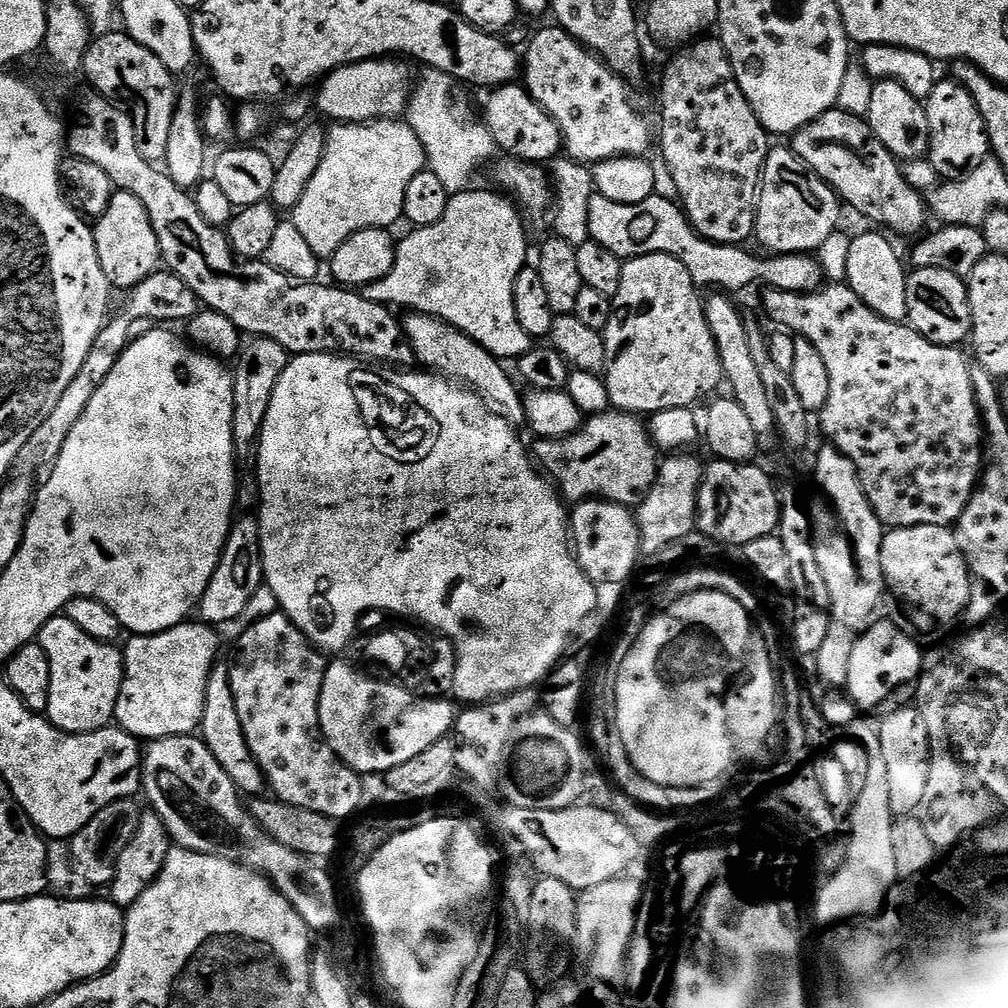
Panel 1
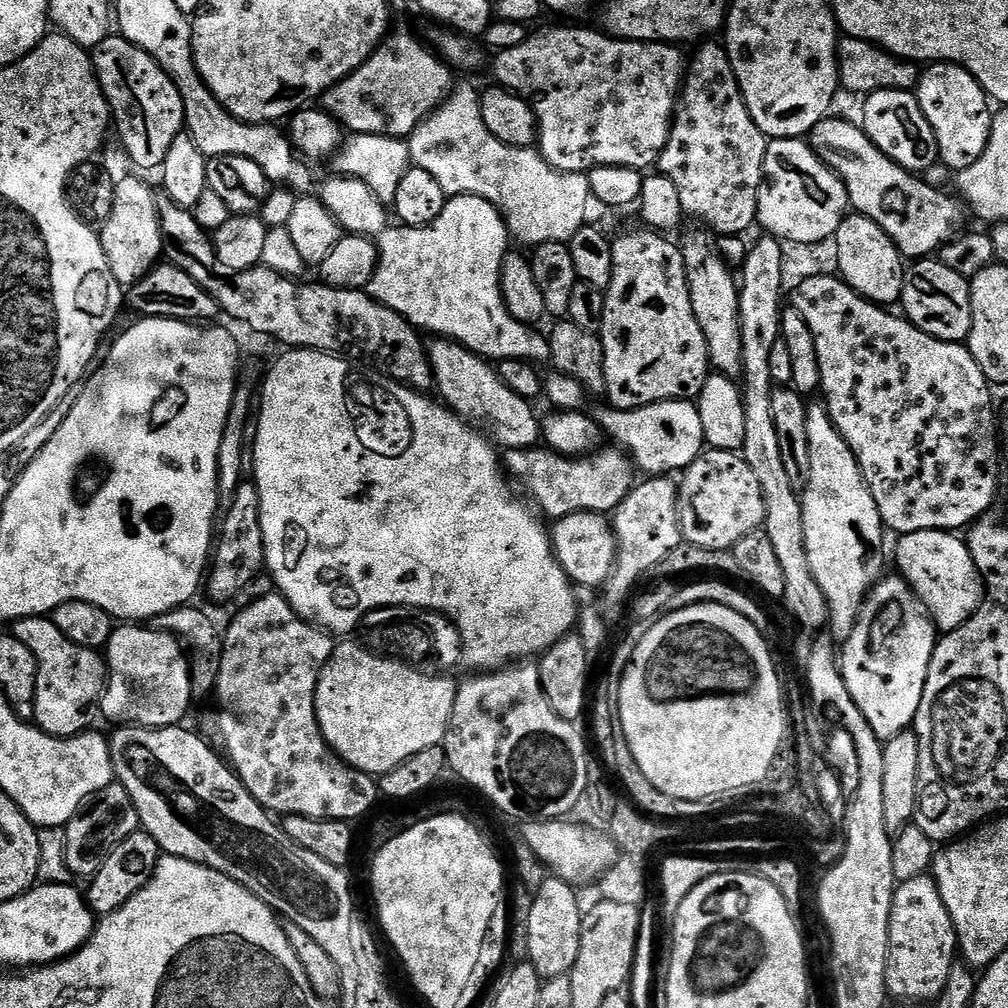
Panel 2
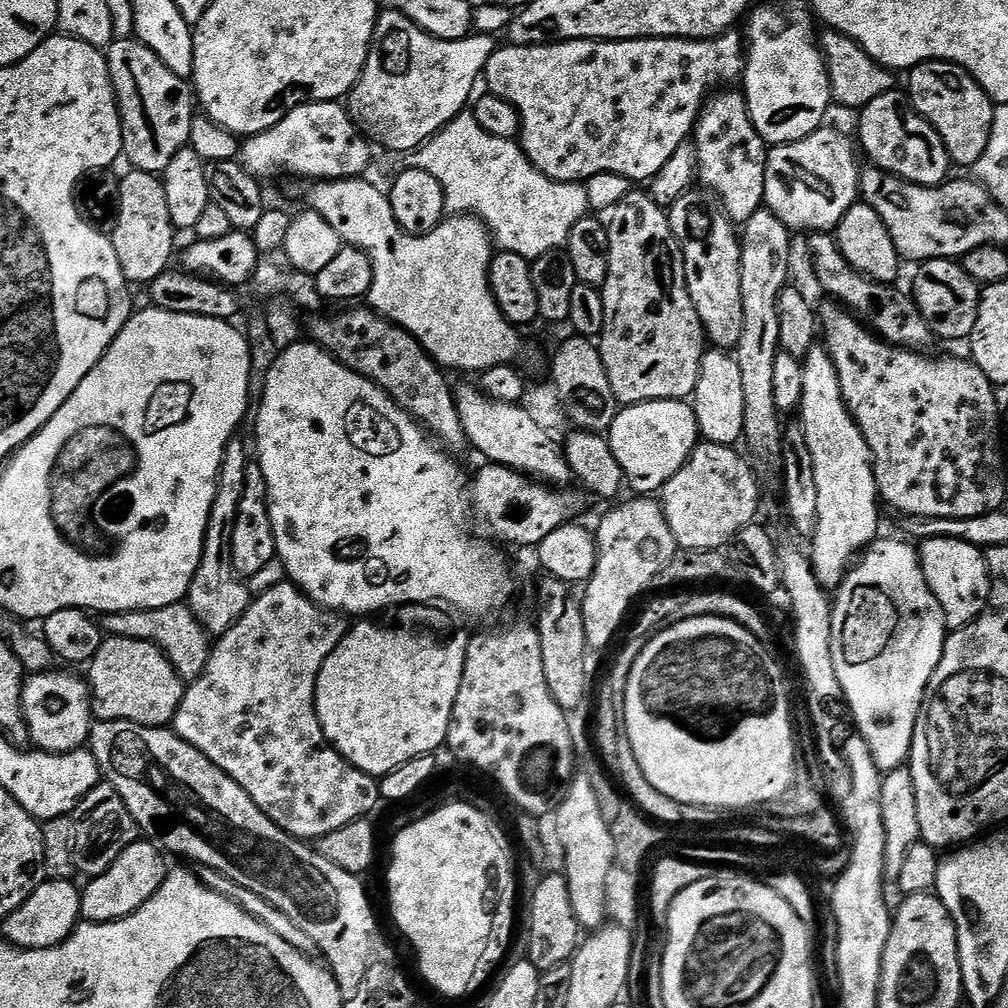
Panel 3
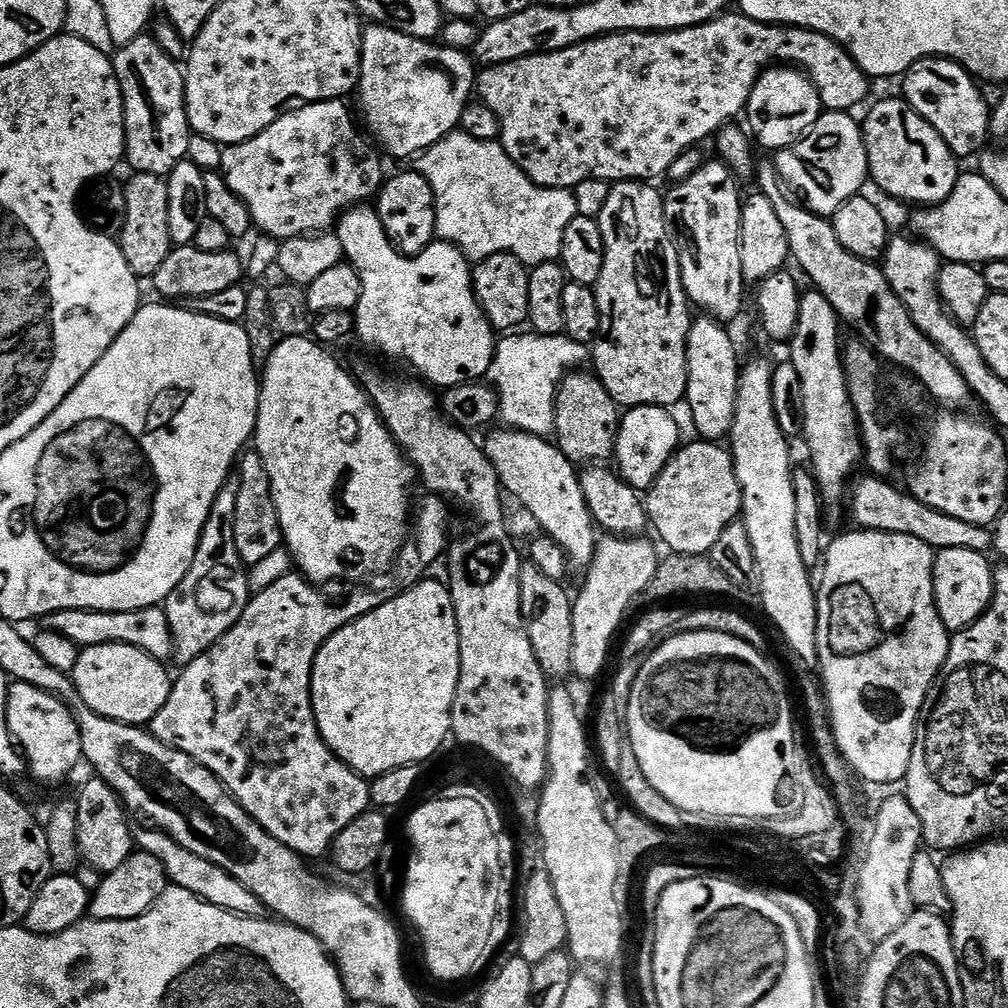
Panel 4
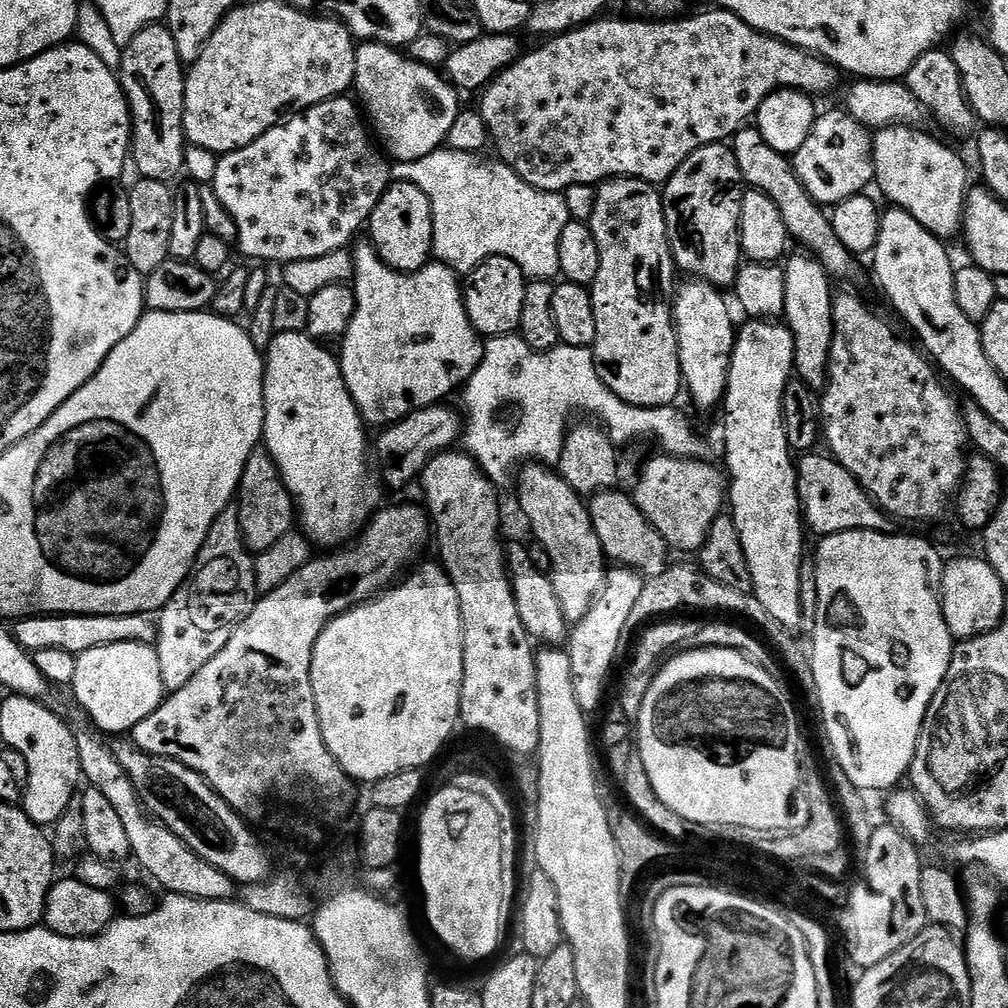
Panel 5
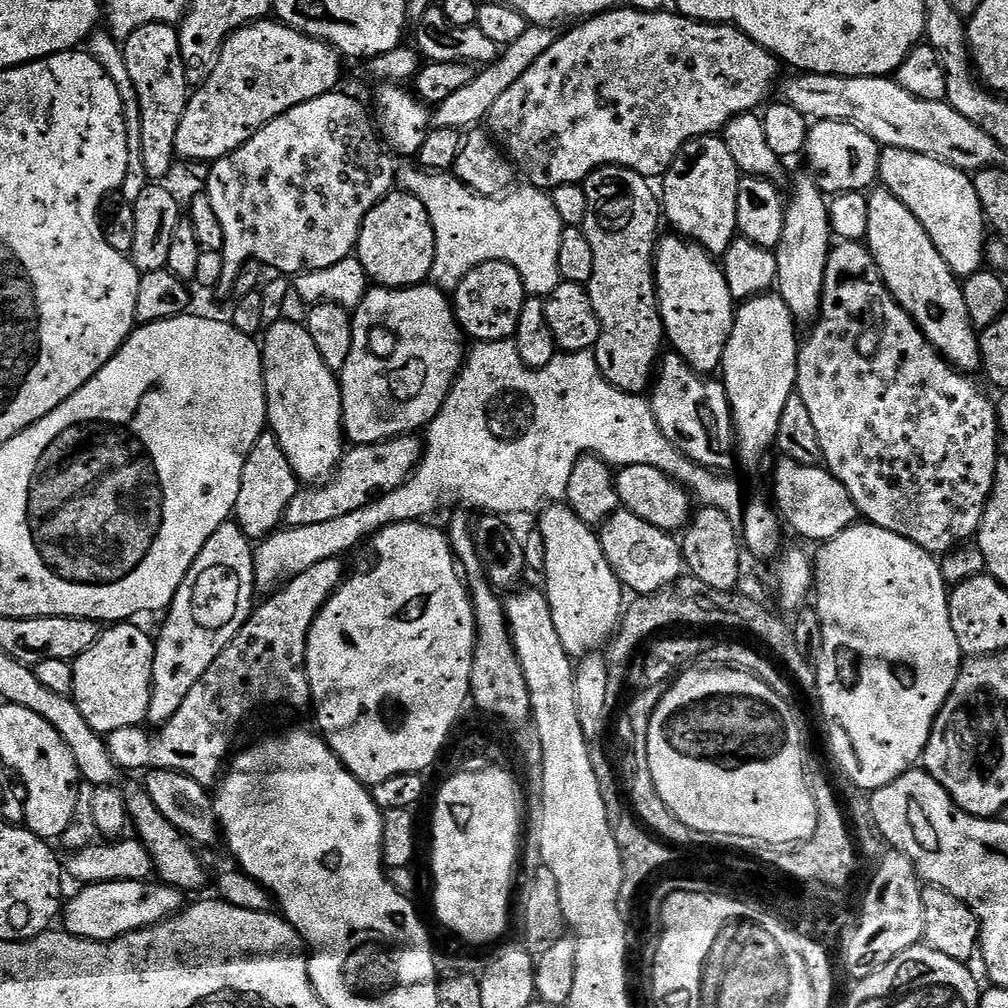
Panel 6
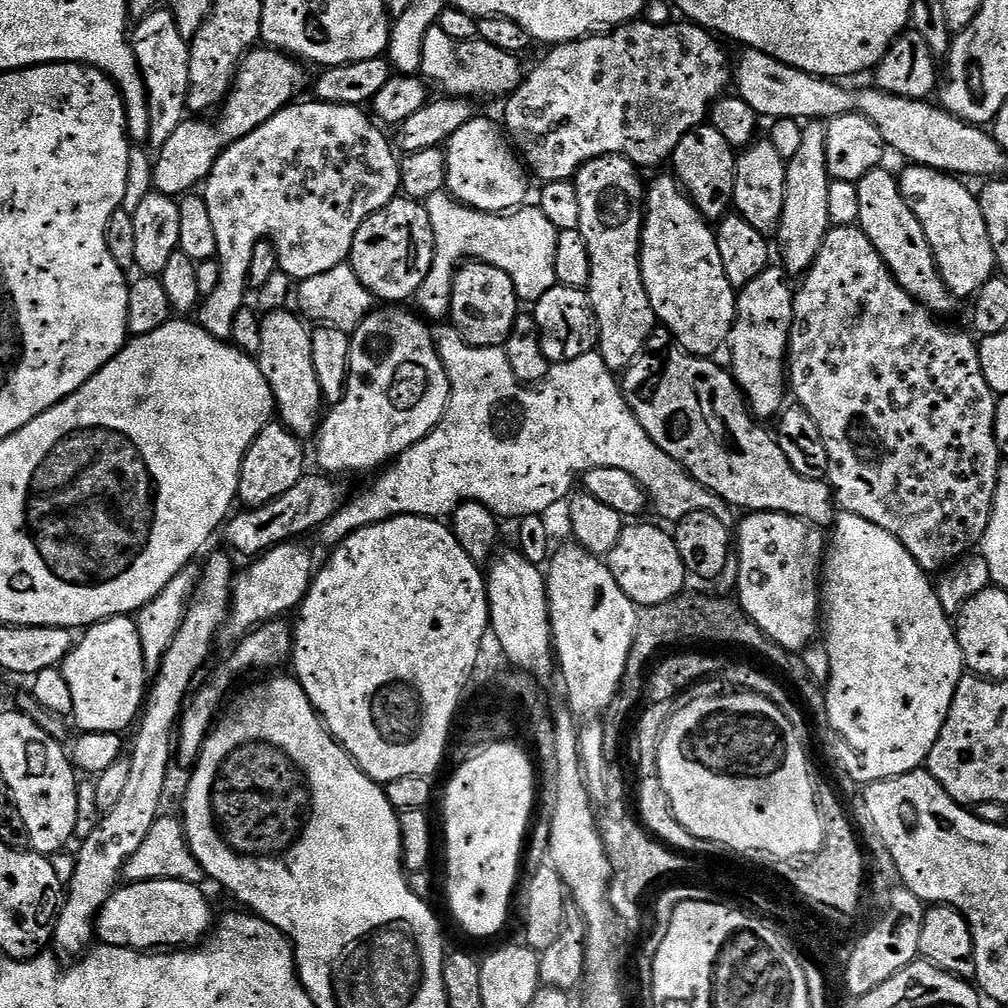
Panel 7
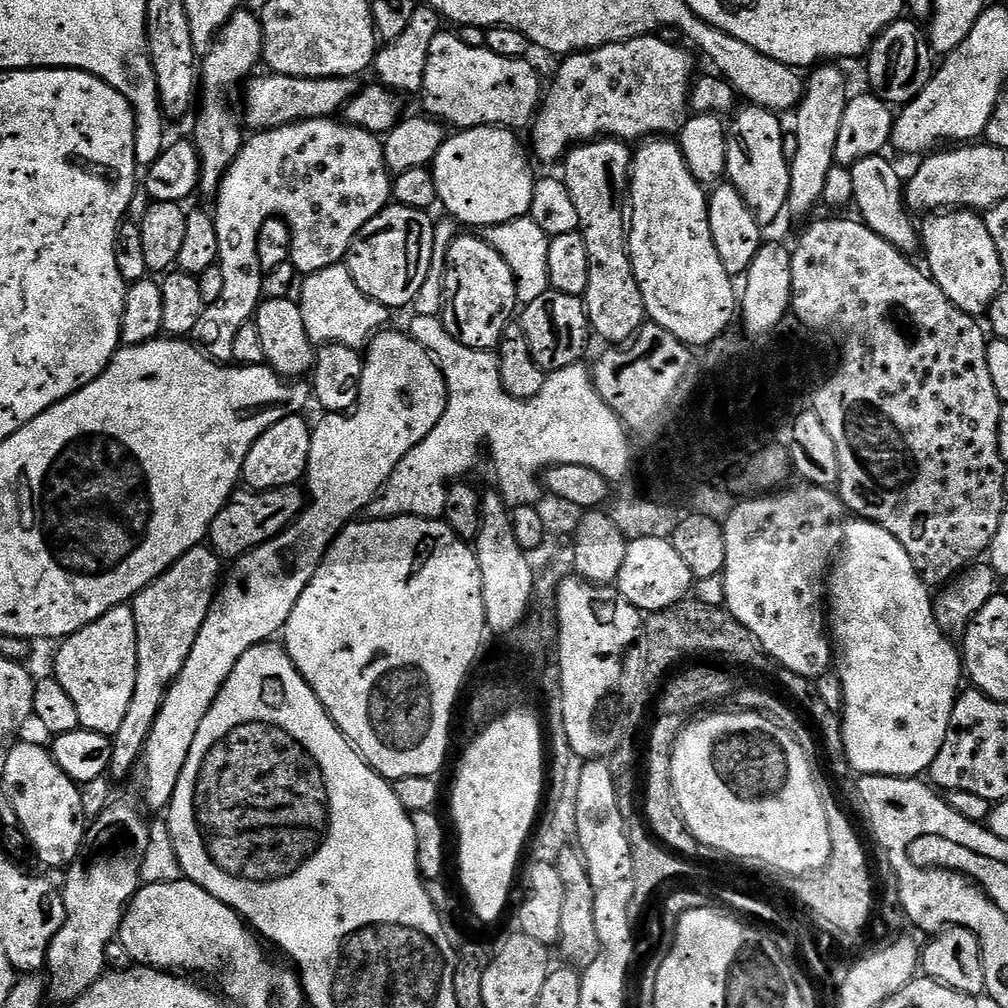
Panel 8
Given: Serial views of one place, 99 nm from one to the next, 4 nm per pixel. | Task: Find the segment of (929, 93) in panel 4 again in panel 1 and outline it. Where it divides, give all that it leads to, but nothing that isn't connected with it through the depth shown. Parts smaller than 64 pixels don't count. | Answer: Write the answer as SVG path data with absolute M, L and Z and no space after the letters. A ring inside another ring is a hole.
M937 79L926 101L926 107L930 126L930 146L926 158L941 177L962 176L974 166L989 159L988 131L982 122L982 114L978 114L978 106L974 106L974 98L970 98L968 91L957 80Z

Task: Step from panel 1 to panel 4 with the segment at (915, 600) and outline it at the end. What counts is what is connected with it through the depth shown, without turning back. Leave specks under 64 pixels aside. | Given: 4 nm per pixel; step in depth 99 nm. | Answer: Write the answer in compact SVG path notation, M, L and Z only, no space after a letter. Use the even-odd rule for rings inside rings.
M942 550L936 552L934 562L934 598L936 609L949 633L971 628L974 621L990 606L994 594L993 565L988 565L989 557L974 550Z

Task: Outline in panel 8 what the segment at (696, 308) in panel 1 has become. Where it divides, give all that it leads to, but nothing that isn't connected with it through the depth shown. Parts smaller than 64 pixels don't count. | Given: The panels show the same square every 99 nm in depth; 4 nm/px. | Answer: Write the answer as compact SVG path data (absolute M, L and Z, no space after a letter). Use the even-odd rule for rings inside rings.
M597 138L591 142L581 142L569 151L562 161L564 173L562 179L566 190L570 190L570 198L574 198L574 207L578 210L579 232L586 242L586 254L590 254L590 282L586 286L584 308L588 312L588 322L593 333L608 340L609 345L619 346L631 340L643 324L646 323L642 290L638 290L638 282L634 278L632 259L628 256L628 234L626 216L620 213L616 205L616 184L629 179L632 167L633 149L625 141L611 138Z

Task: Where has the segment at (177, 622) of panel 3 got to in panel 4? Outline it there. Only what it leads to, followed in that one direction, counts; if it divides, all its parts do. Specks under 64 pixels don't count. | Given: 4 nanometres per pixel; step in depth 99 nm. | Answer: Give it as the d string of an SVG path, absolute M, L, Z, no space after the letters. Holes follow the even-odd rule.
M160 606L126 610L125 612L95 612L75 608L74 610L52 612L43 617L42 624L47 631L57 632L70 638L70 642L74 642L82 650L103 644L125 644L140 648L161 662L168 662L168 659L171 661L174 656L170 622L163 607Z

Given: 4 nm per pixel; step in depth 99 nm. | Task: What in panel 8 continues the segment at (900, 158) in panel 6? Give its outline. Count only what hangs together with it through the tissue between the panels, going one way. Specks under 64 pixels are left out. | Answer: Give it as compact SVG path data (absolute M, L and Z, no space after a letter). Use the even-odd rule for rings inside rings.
M948 210L925 220L928 221L922 224L922 252L924 248L928 255L927 271L954 306L977 318L983 317L990 302L1006 288L998 249L994 247L994 238L990 238L990 230L986 230L983 215L972 210Z

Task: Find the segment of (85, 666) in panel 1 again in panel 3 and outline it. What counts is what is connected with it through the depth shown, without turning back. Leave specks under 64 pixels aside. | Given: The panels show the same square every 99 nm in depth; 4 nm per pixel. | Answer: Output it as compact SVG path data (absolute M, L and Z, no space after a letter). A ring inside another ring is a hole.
M38 672L24 682L22 706L31 743L42 752L74 752L89 743L94 713L92 694L83 679L68 672Z

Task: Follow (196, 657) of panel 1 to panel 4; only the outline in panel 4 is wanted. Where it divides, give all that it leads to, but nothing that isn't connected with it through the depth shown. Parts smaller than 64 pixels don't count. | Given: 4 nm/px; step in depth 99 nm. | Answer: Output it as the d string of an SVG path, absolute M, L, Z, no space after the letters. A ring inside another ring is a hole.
M103 644L83 649L78 666L70 674L78 694L90 710L107 720L137 726L151 725L153 718L166 706L172 693L173 677L163 663L140 648L125 644Z

